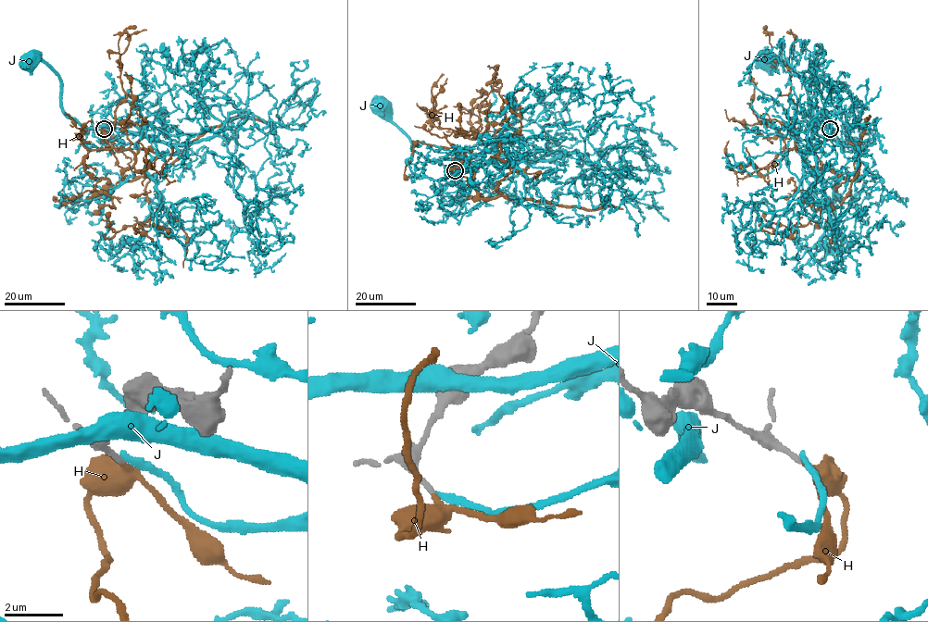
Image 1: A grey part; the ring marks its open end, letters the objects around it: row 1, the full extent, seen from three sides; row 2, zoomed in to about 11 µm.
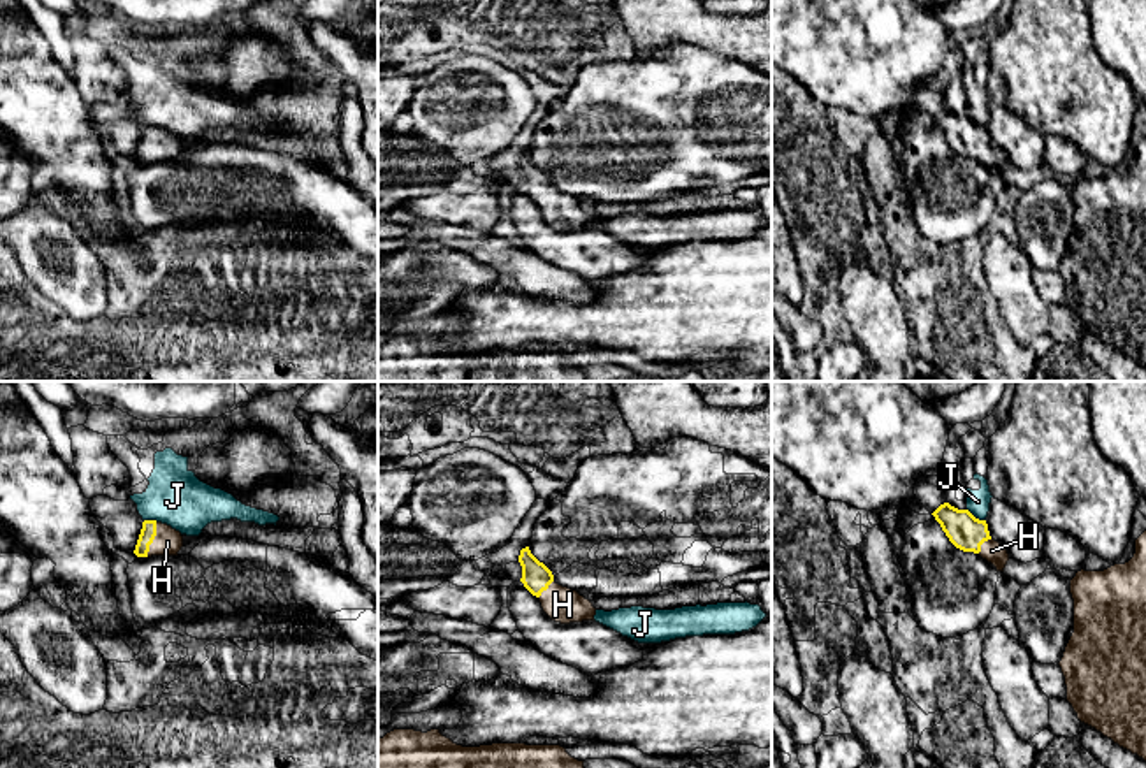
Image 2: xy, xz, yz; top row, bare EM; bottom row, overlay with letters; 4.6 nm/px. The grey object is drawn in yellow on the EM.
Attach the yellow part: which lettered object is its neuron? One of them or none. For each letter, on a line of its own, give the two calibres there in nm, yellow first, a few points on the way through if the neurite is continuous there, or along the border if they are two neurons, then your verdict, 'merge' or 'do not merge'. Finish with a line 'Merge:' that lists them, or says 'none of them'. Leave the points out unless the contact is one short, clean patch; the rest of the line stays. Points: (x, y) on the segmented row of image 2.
H: calibres 70 and 130 nm; way xy (148, 531), (153, 538), (167, 542); merge
J: calibres 160 and 110 nm; border yz (967, 508), (985, 521); do not merge
Merge: H

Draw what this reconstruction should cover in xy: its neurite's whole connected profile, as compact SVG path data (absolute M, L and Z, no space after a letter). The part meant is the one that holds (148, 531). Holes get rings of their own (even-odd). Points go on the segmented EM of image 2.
M144 520L134 554L137 557L178 555L181 547L179 531L156 520Z

